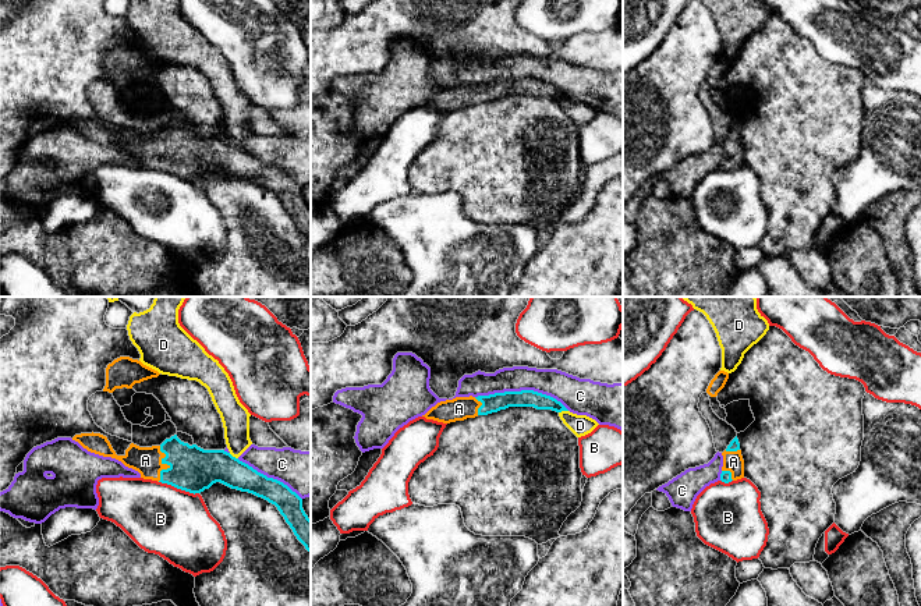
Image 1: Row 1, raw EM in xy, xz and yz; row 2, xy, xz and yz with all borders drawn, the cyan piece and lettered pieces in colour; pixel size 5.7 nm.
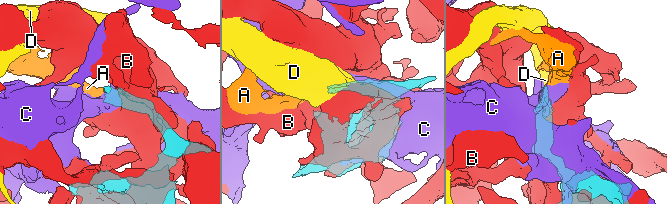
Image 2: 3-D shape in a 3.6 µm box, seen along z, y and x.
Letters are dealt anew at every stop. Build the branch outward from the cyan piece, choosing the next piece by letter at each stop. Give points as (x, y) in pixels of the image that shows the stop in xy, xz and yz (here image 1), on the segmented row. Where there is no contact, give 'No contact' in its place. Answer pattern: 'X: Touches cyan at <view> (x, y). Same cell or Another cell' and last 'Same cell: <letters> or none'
A: Touches cyan at xy (166, 463). Same cell
B: Touches cyan at xy (179, 488). Another cell
C: Touches cyan at xz (523, 390). Another cell
D: Touches cyan at xz (563, 410). Another cell
Same cell: A

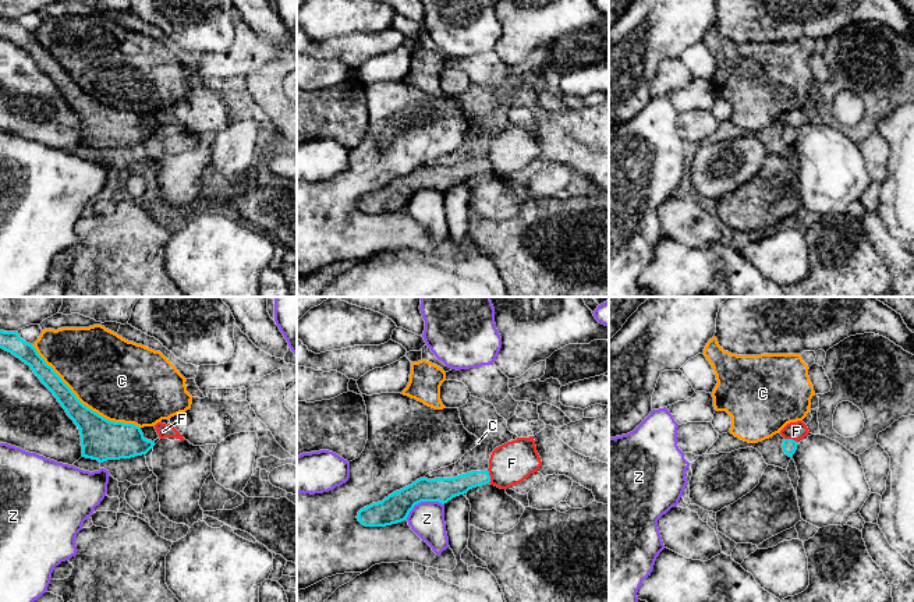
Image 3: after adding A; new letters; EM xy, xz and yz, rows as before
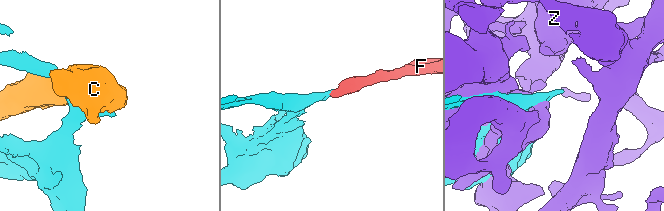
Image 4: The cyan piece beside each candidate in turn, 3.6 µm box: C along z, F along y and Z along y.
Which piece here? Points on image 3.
C: Touches cyan at xy (81, 403). Another cell
F: Touches cyan at xz (489, 477). Another cell
Z: Touches cyan at xz (422, 500). Another cell
Same cell: none

